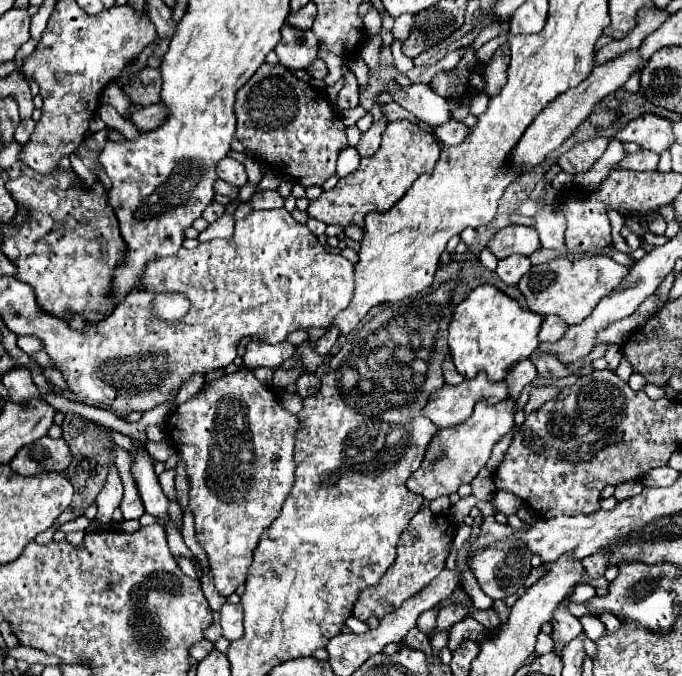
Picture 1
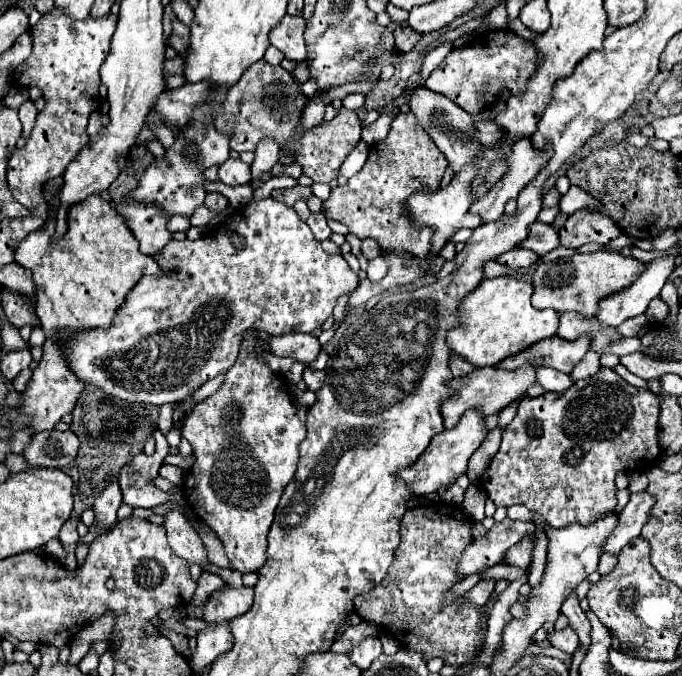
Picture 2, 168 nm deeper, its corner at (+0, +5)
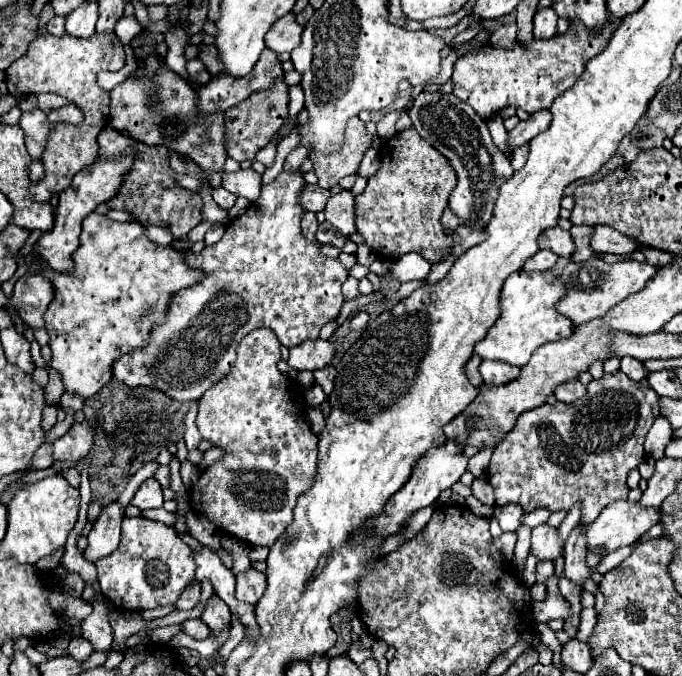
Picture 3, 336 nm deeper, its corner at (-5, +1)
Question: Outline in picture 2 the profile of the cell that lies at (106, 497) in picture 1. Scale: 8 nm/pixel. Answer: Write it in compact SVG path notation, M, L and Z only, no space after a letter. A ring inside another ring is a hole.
M113 481L105 487L105 491L95 499L95 525L101 529L111 529L117 523L117 509L121 505L121 489L119 483Z

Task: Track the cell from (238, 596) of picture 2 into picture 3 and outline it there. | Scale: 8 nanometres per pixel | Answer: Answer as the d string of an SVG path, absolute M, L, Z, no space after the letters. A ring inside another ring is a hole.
M248 569L236 577L236 599L256 605L266 589L266 573Z

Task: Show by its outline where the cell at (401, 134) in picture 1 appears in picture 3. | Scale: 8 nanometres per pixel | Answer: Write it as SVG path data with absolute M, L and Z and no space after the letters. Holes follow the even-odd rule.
M414 127L396 133L394 137L386 139L382 143L384 149L380 149L380 167L378 171L368 179L366 189L354 197L354 219L356 229L364 237L364 243L380 257L388 261L400 259L404 253L420 253L428 263L444 261L450 255L452 249L452 237L446 233L440 225L440 217L444 213L444 207L448 203L448 197L452 189L456 187L456 173L450 167L448 159L438 153L434 147L430 147Z

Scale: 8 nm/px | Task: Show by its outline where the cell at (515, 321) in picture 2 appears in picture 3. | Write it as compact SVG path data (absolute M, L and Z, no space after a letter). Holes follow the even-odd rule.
M550 271L512 273L504 281L502 293L500 293L500 317L488 329L486 337L478 341L478 345L474 347L474 353L482 359L498 359L516 367L524 367L530 355L534 353L534 349L538 349L540 345L570 337L572 321L554 309L554 303L560 297L564 297L564 293L566 293L564 285Z

